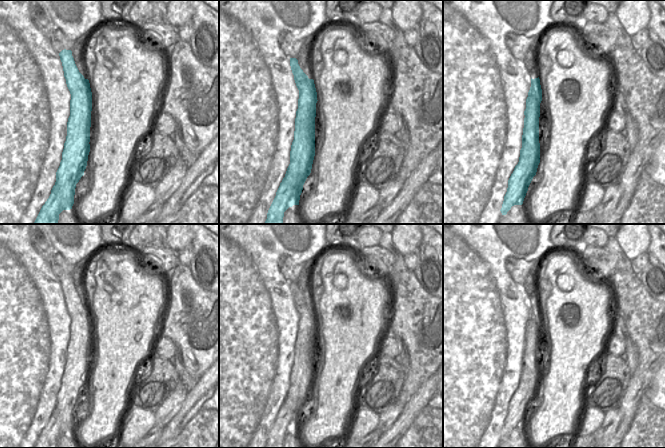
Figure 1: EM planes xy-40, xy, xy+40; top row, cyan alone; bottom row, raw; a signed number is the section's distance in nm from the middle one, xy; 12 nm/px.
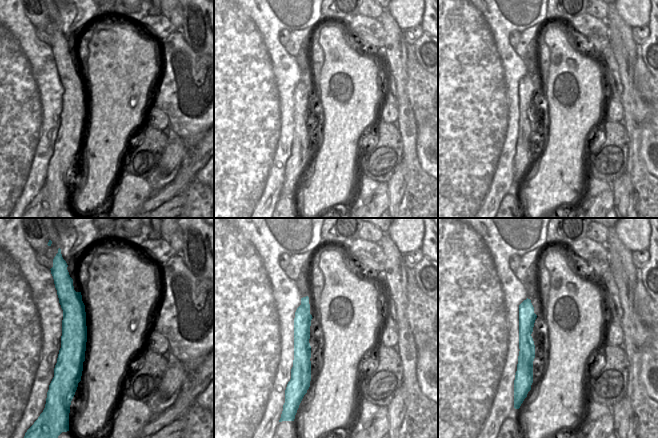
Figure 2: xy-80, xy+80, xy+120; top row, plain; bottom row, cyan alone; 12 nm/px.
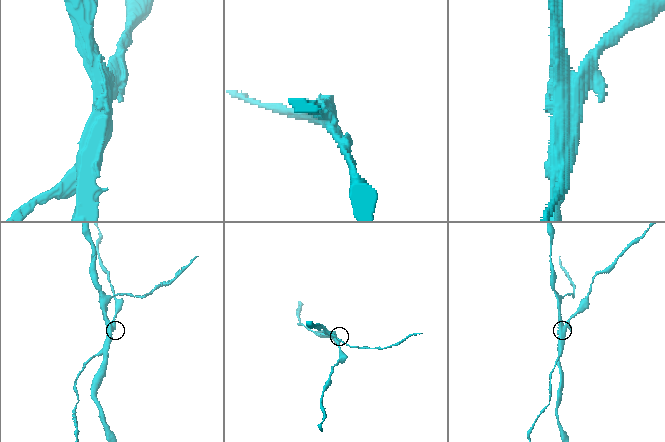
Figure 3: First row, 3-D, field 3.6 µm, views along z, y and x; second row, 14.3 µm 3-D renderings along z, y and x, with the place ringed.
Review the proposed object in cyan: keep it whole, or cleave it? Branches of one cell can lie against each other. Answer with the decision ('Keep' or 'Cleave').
Cleave

